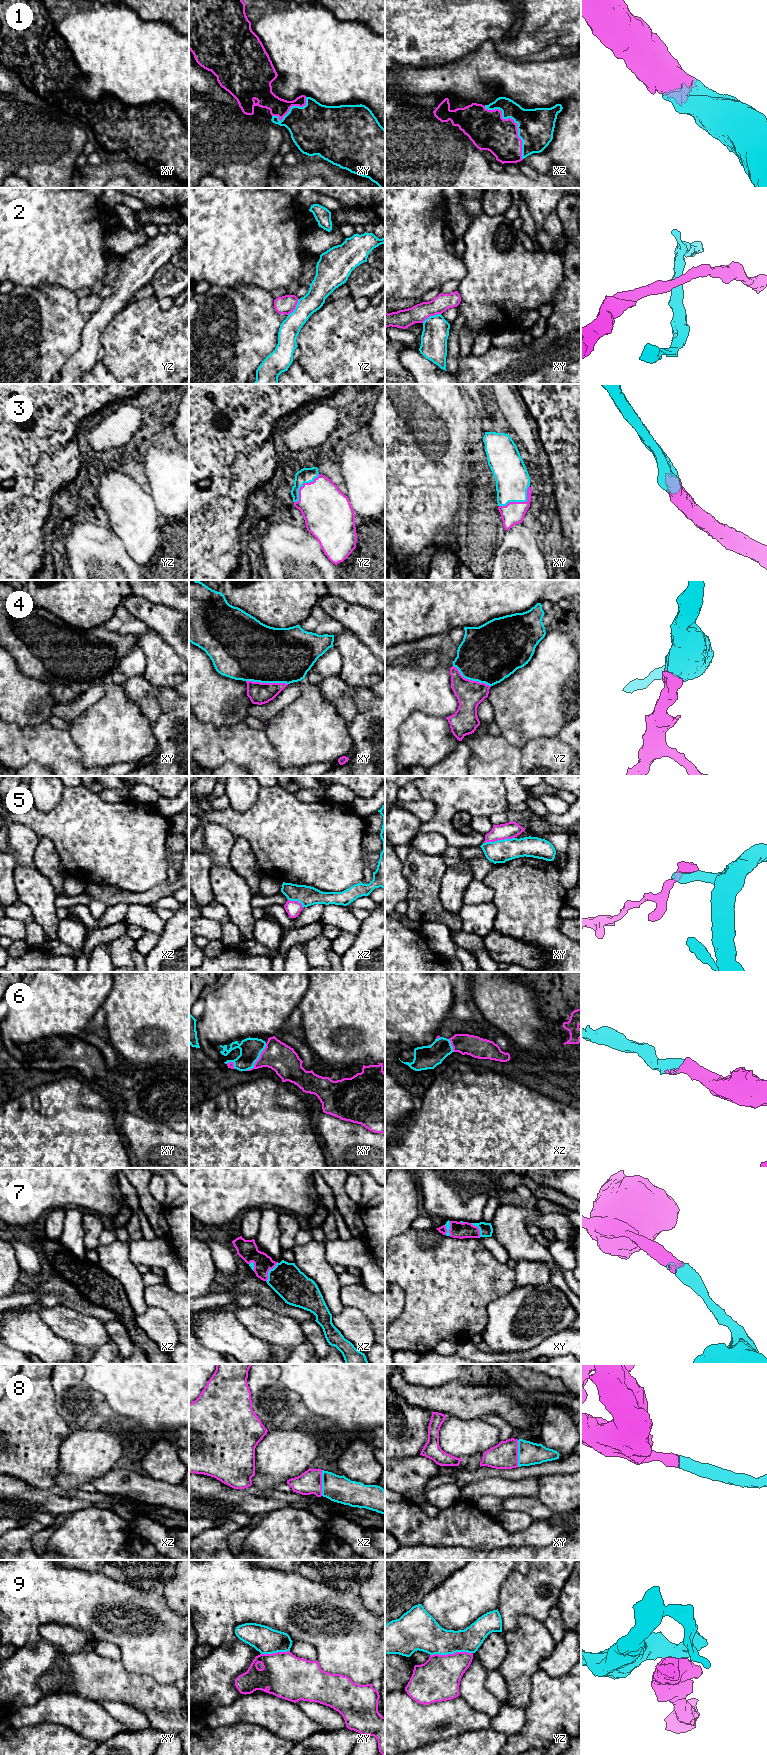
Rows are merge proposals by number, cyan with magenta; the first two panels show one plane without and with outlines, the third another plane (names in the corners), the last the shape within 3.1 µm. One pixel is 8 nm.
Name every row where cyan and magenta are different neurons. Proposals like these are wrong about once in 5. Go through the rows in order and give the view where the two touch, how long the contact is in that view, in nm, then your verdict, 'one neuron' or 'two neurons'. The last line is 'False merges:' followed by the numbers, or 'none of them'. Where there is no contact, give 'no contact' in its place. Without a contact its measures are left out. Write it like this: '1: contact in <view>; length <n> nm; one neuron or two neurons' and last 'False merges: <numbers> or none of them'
1: contact in xz; length 550 nm; one neuron
2: contact in xy; length 170 nm; two neurons
3: contact in xy; length 300 nm; one neuron
4: contact in xy; length 340 nm; one neuron
5: contact in xy; length 260 nm; two neurons
6: contact in xy; length 280 nm; one neuron
7: contact in xz; length 180 nm; one neuron
8: contact in xy; length 220 nm; one neuron
9: contact in yz; length 340 nm; two neurons
False merges: 2, 5, 9

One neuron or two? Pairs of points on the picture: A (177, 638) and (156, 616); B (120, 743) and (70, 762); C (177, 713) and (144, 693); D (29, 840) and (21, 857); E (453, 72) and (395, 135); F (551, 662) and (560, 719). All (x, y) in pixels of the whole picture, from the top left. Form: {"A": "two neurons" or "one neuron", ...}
{"A": "one neuron", "B": "two neurons", "C": "one neuron", "D": "one neuron", "E": "two neurons", "F": "one neuron"}

